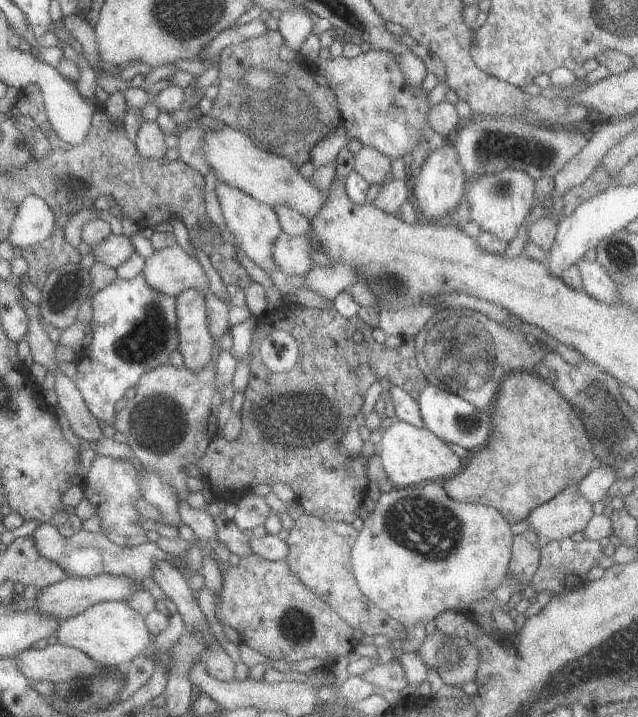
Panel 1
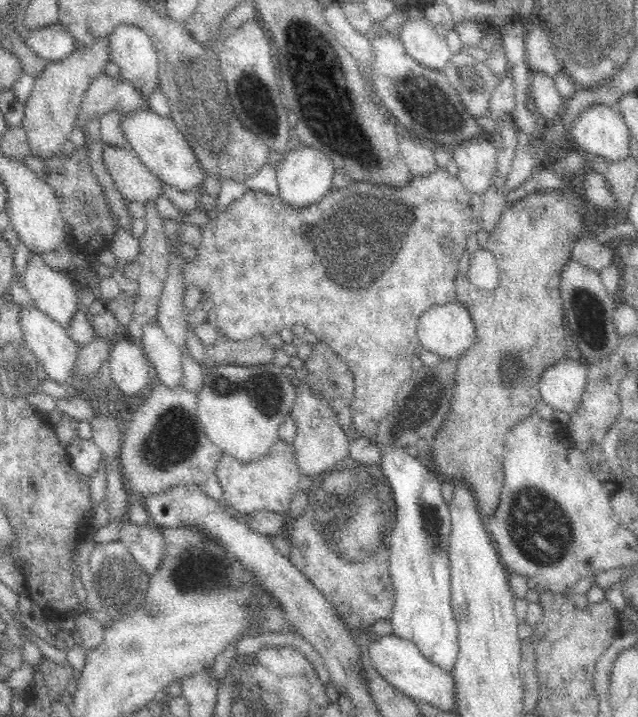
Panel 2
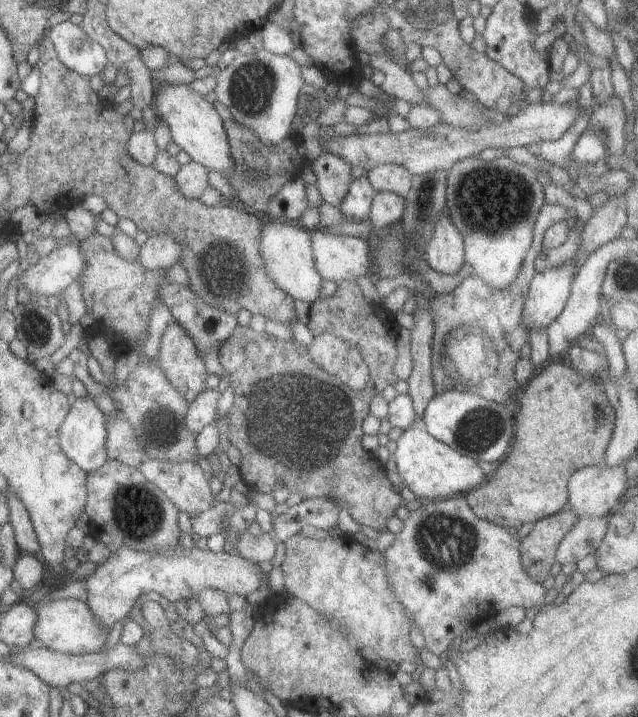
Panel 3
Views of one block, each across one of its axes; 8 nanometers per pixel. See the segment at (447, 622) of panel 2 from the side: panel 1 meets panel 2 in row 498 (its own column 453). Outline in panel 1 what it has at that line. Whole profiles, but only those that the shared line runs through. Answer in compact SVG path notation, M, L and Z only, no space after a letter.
M427 382L418 392L416 400L418 411L426 428L433 436L447 444L457 444L461 448L472 452L486 444L490 433L489 408L477 410L475 406L463 400L460 396L448 393Z

